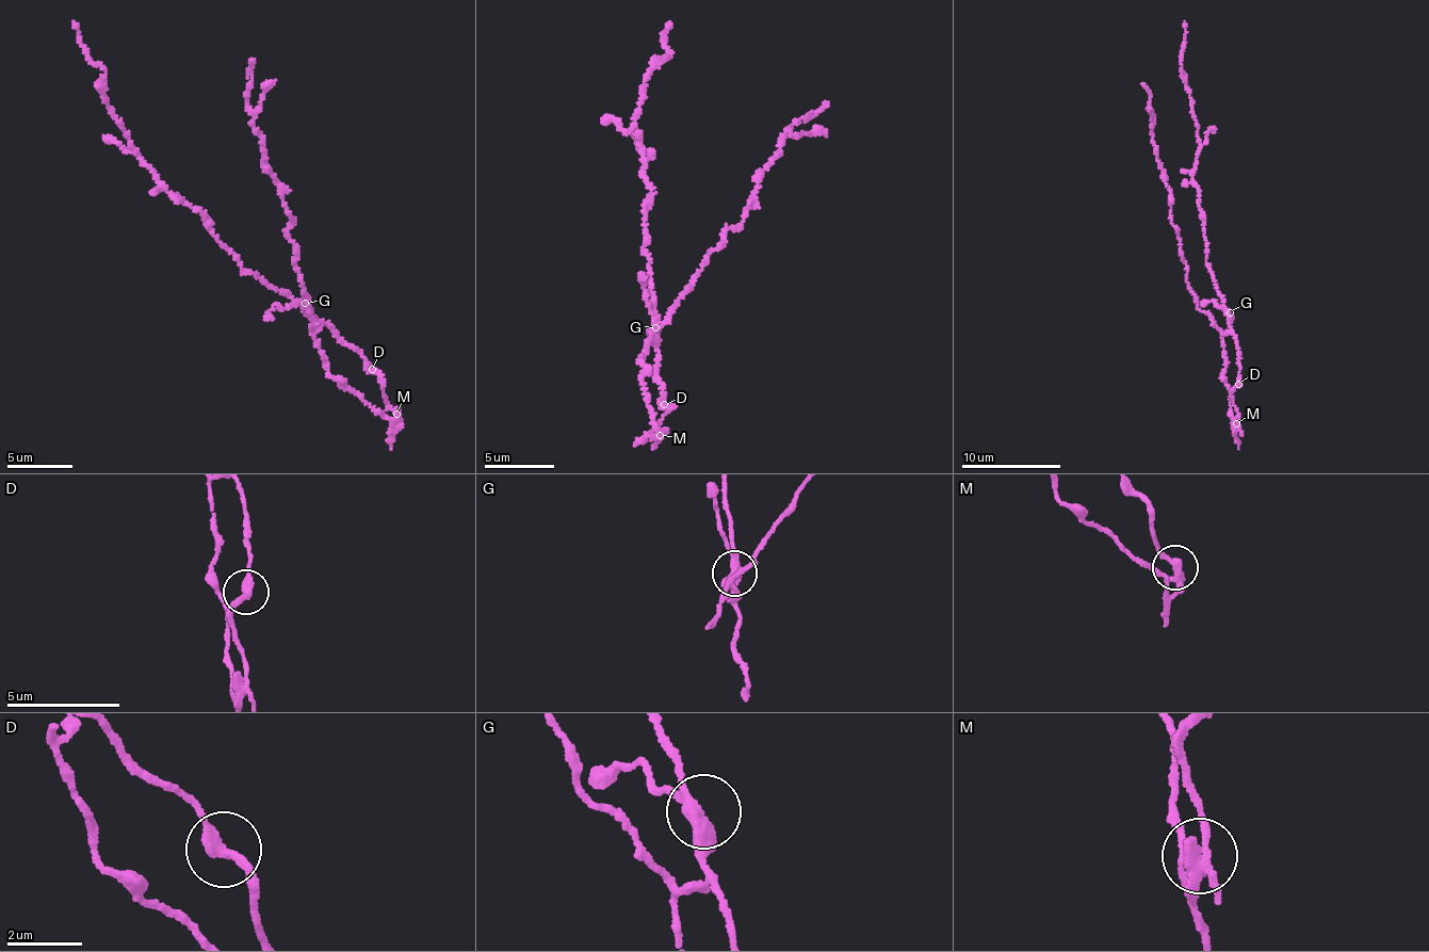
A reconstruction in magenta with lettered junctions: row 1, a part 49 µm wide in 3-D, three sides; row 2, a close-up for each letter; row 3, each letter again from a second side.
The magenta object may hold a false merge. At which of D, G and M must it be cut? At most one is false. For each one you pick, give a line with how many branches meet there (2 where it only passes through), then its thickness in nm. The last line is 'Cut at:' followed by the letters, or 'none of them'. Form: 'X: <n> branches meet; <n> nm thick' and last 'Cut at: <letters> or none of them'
M: 3 branches meet; 260 nm thick
Cut at: M

